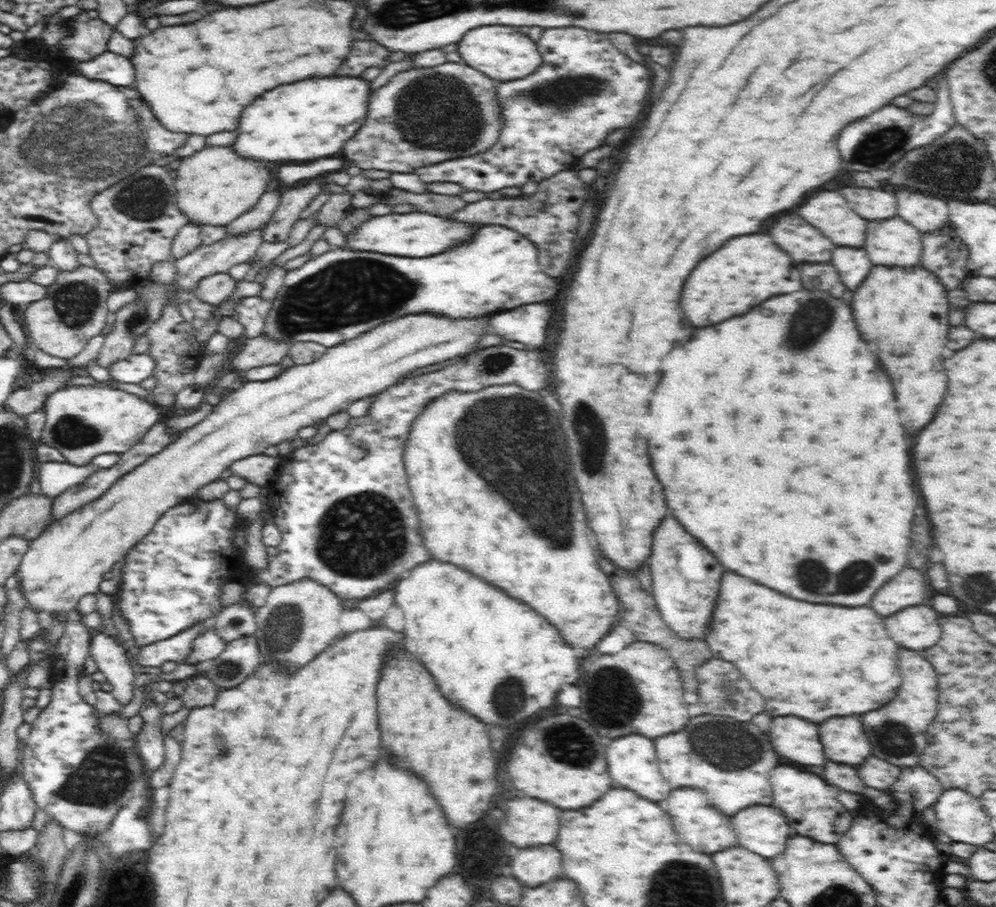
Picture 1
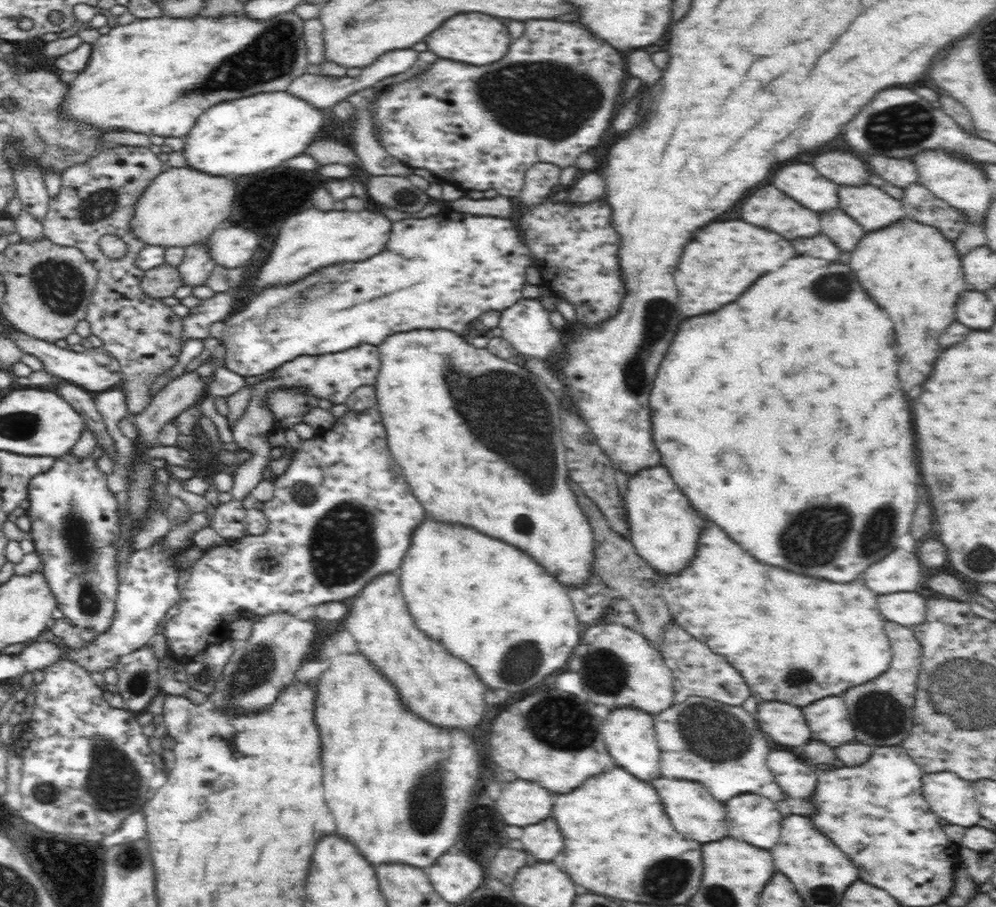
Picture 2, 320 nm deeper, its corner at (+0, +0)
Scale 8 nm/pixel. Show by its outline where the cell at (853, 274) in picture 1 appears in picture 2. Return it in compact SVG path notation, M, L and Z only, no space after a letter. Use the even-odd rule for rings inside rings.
M839 208L822 210L818 213L821 232L841 250L852 252L858 240L864 236L863 226L859 225L845 210Z

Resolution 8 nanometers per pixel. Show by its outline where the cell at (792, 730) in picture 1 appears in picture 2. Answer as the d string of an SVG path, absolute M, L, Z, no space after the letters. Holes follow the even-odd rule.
M758 702L754 718L764 734L768 734L774 742L782 746L802 746L812 739L810 727L806 724L805 715L797 706L784 702Z

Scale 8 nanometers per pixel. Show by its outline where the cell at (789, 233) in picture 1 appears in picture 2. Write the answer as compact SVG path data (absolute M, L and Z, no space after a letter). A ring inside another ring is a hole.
M760 186L754 192L750 192L742 202L740 202L740 212L738 218L760 226L760 228L768 228L772 232L778 232L780 236L792 240L792 238L809 238L821 232L820 218L814 210L807 209L794 201L787 194L782 194L778 188L770 186Z

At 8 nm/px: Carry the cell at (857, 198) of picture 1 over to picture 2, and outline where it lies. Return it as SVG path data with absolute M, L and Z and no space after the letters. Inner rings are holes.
M842 144L834 148L840 150L822 150L810 164L836 185L859 186L869 182L866 164L856 154Z

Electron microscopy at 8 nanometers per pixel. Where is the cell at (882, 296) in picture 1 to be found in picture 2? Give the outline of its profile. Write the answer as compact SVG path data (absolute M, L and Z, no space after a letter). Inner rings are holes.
M907 216L882 229L864 233L850 252L849 264L874 302L882 306L894 322L898 356L900 362L904 362L904 368L898 368L898 376L902 390L910 392L930 376L932 364L938 358L934 350L936 340L956 320L954 304L958 296L977 288L966 282L961 255L954 241L939 228Z

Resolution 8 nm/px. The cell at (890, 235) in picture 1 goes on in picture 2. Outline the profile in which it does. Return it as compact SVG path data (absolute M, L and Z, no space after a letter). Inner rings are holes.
M869 182L859 186L838 185L838 206L862 225L865 233L882 229L882 226L889 226L892 222L901 221L906 217L906 211L900 199L892 198L887 192Z

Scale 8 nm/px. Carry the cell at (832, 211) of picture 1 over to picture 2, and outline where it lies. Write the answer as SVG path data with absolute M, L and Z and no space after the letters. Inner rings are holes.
M810 160L806 164L794 162L794 166L786 166L786 170L774 178L774 186L816 213L839 208L838 185L822 176L810 164Z

